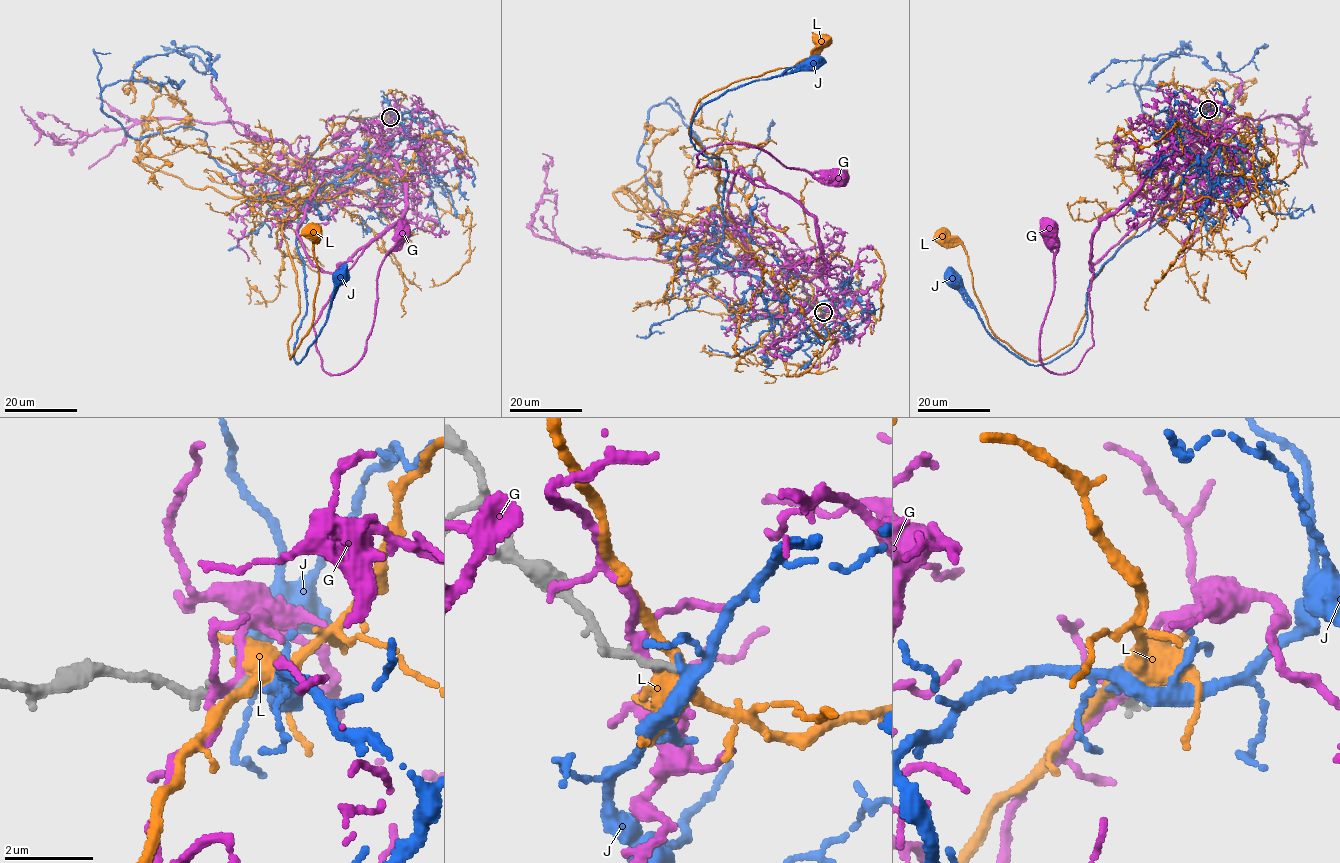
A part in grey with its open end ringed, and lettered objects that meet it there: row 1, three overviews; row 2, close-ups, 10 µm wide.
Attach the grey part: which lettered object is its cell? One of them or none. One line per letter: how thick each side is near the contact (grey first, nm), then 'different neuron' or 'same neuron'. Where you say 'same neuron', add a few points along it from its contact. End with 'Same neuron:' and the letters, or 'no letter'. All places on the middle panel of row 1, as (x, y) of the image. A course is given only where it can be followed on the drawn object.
G: 240 nm thick on the grey side, 170 nm on the other; different neuron
J: 170 nm thick on the grey side, 260 nm on the other; same neuron; it runs (824, 312), (834, 301), (791, 310), (711, 260), (728, 171), (690, 139), (703, 105), (812, 65)
L: 190 nm thick on the grey side, 420 nm on the other; different neuron
Same neuron: J

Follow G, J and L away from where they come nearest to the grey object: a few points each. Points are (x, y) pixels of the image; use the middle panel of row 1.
G: (821, 311), (803, 284), (823, 268), (813, 216), (696, 158), (745, 144), (840, 177)
J: (824, 312), (834, 301), (791, 310), (711, 260), (728, 171), (690, 139), (703, 105), (812, 65)
L: (822, 312), (806, 276), (759, 265), (717, 203), (719, 157), (689, 133), (699, 100), (793, 68), (823, 40)

